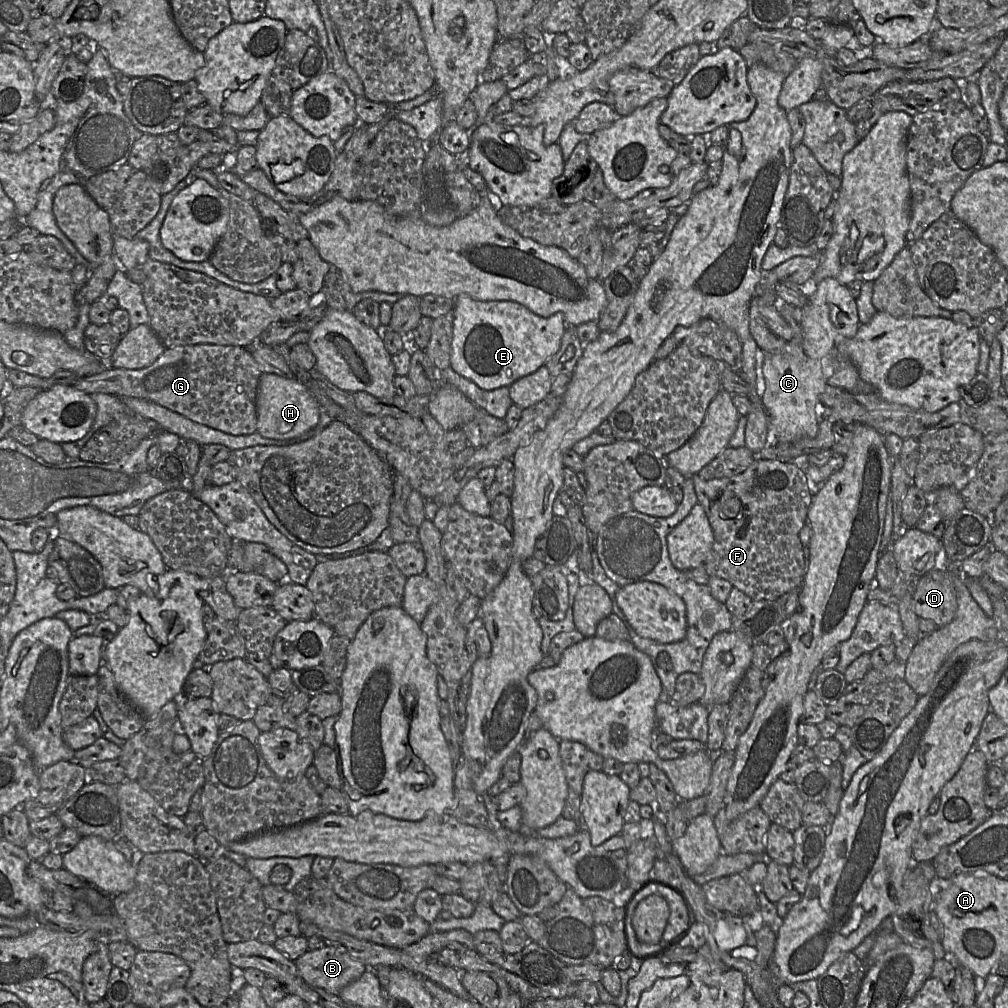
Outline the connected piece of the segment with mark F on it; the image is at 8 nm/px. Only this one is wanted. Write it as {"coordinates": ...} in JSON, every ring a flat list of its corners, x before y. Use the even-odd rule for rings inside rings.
{"coordinates":[[756,459,744,472,732,477,703,480,695,474,686,478,691,478,698,504,704,508,713,530,714,543,705,562,711,577,727,580,753,600,778,600,787,592,800,590,807,566,799,533,806,523,814,497,813,485,805,468,794,462],[732,497,741,500,742,508,736,518,729,519,721,512,721,507]]}

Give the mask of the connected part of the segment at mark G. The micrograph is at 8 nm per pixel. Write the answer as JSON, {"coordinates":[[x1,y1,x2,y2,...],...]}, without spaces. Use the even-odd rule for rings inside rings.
{"coordinates":[[195,344,166,348,150,366,142,369,111,368,76,381,72,386,89,395,110,394,147,400,177,412,190,420,227,434,248,435,257,431,256,399,262,372,249,348,215,344]]}

